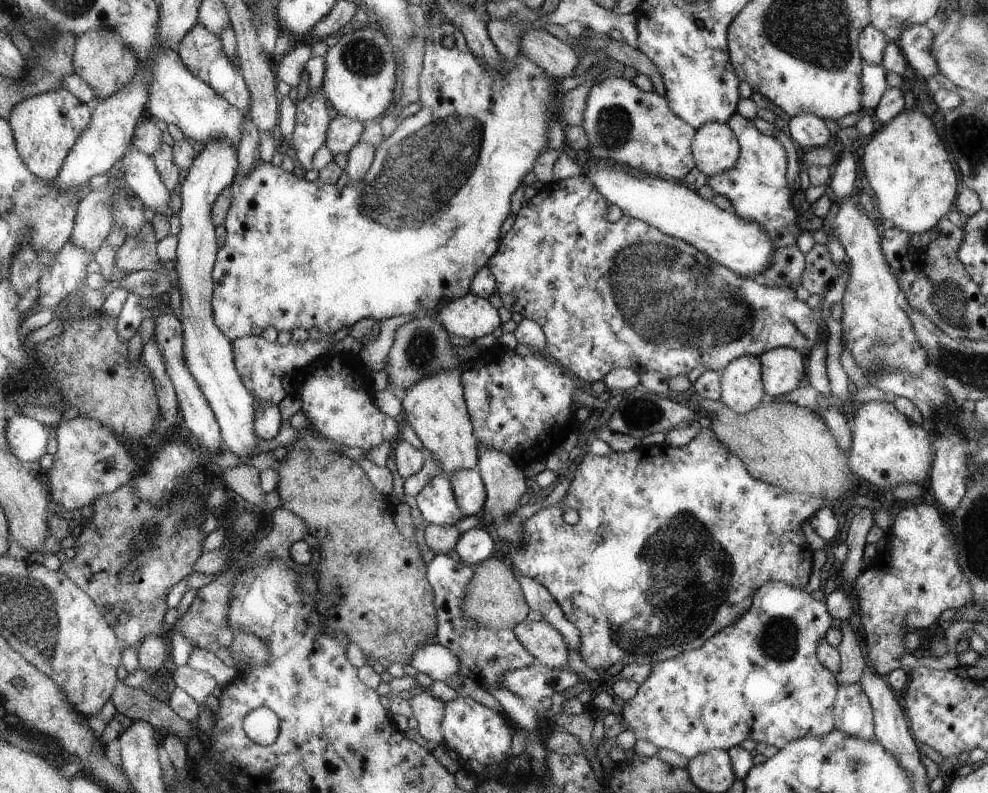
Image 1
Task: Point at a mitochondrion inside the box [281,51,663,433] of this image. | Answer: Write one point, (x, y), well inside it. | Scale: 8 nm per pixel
(421, 174)

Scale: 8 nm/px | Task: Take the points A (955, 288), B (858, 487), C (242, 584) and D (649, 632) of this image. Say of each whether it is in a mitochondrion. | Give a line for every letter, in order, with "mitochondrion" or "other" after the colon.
A: mitochondrion
B: other
C: mitochondrion
D: mitochondrion

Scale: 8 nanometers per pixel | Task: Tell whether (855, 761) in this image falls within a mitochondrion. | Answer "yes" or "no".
yes

